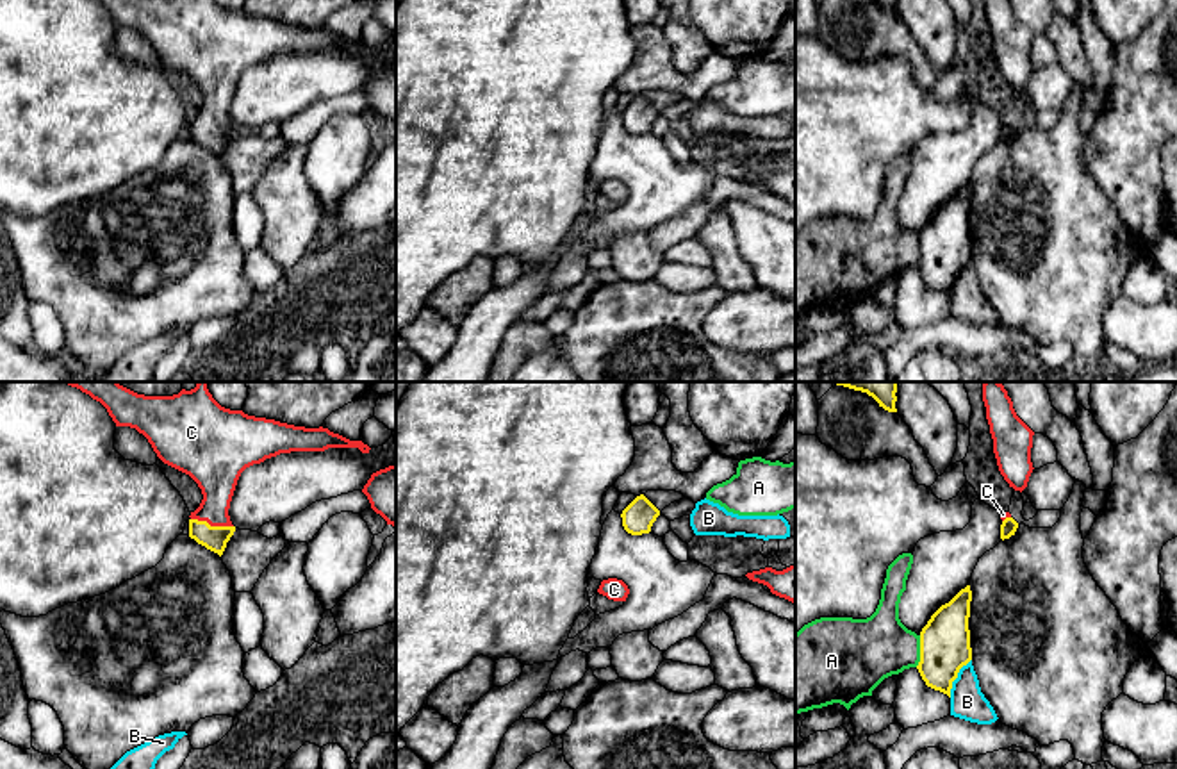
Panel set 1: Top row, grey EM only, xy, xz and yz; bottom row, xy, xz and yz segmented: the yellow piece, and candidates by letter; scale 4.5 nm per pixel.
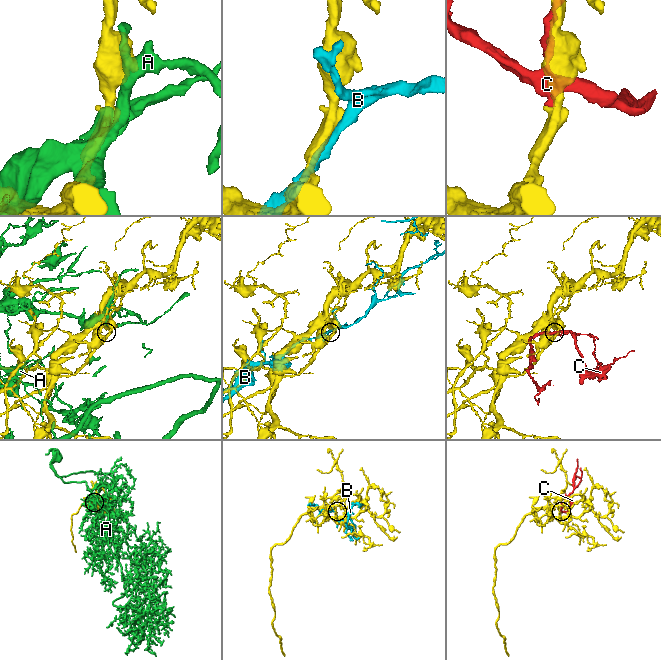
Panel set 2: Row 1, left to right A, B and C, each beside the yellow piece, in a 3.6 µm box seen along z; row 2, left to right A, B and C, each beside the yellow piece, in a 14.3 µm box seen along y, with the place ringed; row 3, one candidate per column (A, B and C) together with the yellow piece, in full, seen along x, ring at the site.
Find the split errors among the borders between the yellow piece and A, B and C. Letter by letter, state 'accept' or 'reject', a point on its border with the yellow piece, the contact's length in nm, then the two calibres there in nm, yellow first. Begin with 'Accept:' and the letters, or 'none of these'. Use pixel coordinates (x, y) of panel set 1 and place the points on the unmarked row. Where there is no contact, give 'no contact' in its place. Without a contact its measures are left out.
Accept: C
A: reject | yz (921, 252) | 150 nm | 220/300 nm
B: reject | yz (956, 277) | 200 nm | 220/160 nm
C: accept | xy (213, 127) | 200 nm | 110/200 nm

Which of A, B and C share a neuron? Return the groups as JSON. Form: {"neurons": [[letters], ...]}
{"neurons": [["A"], ["B"], ["C"]]}

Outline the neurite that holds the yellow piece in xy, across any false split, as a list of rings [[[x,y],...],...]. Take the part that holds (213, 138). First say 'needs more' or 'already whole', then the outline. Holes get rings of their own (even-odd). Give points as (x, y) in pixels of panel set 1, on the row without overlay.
needs more; [[[216,0],[96,2],[116,27],[136,29],[164,64],[198,84],[203,100],[189,116],[189,137],[219,157],[235,132],[228,109],[246,68],[291,52],[371,50],[362,41],[350,41],[323,27],[305,29],[255,18],[225,9]]]

